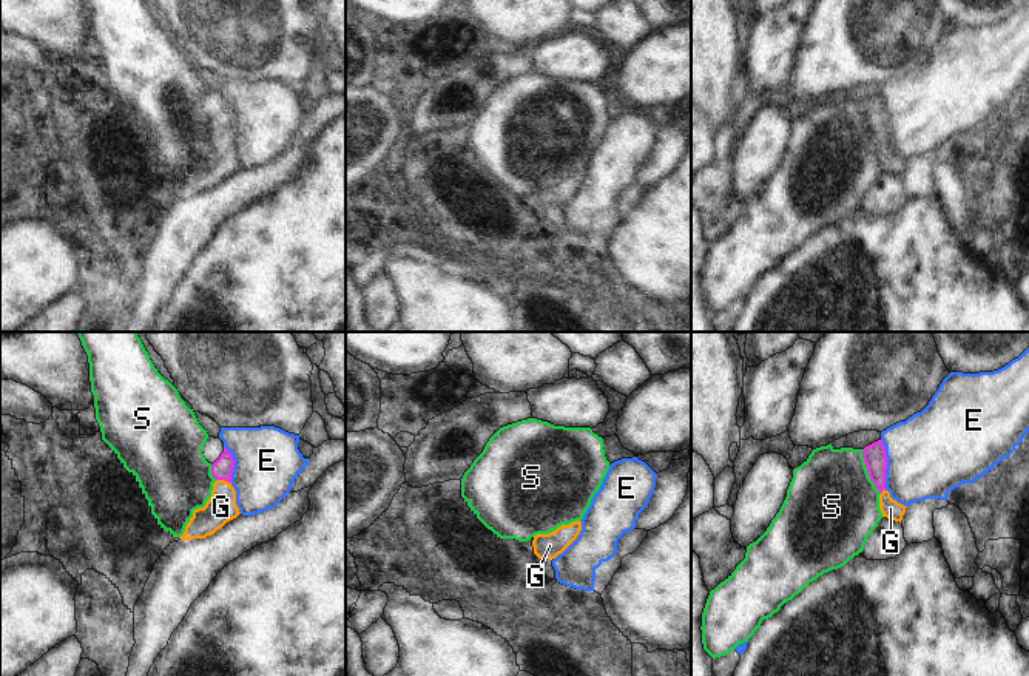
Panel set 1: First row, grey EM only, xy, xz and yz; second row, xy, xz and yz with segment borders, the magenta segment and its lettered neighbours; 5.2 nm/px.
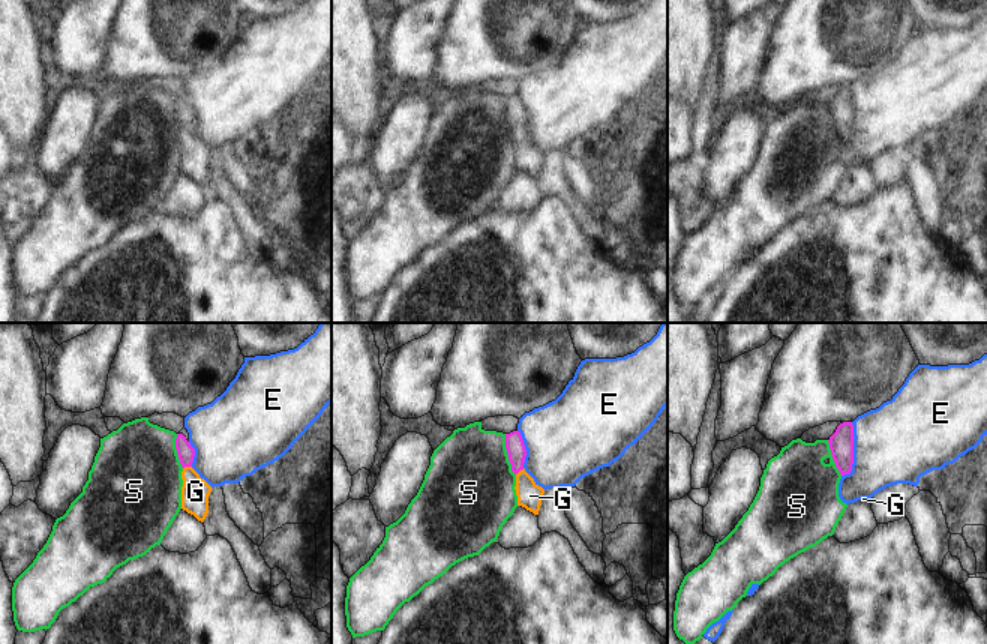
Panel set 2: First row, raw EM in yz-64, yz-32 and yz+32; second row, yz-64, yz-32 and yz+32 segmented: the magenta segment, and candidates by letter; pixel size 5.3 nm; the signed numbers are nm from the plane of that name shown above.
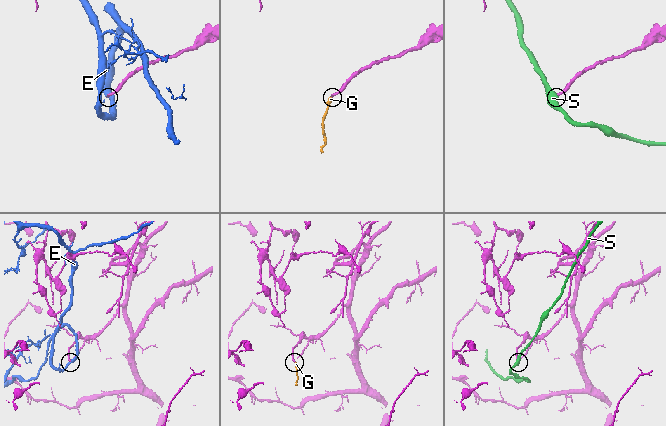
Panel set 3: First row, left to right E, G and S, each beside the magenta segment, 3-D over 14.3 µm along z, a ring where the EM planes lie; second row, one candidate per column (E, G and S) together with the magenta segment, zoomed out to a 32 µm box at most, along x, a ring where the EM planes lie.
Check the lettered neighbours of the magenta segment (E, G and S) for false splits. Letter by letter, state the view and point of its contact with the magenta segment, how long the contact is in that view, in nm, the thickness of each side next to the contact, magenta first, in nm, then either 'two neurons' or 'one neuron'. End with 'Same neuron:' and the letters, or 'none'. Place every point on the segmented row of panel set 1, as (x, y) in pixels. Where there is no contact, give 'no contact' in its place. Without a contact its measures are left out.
E: contact yz (886, 463); length 260 nm; calibres 120 and 440 nm; two neurons
G: contact xy (224, 479); length 80 nm; calibres 110 and 160 nm; one neuron
S: contact yz (867, 471); length 240 nm; calibres 120 and 480 nm; two neurons
Same neuron: G

